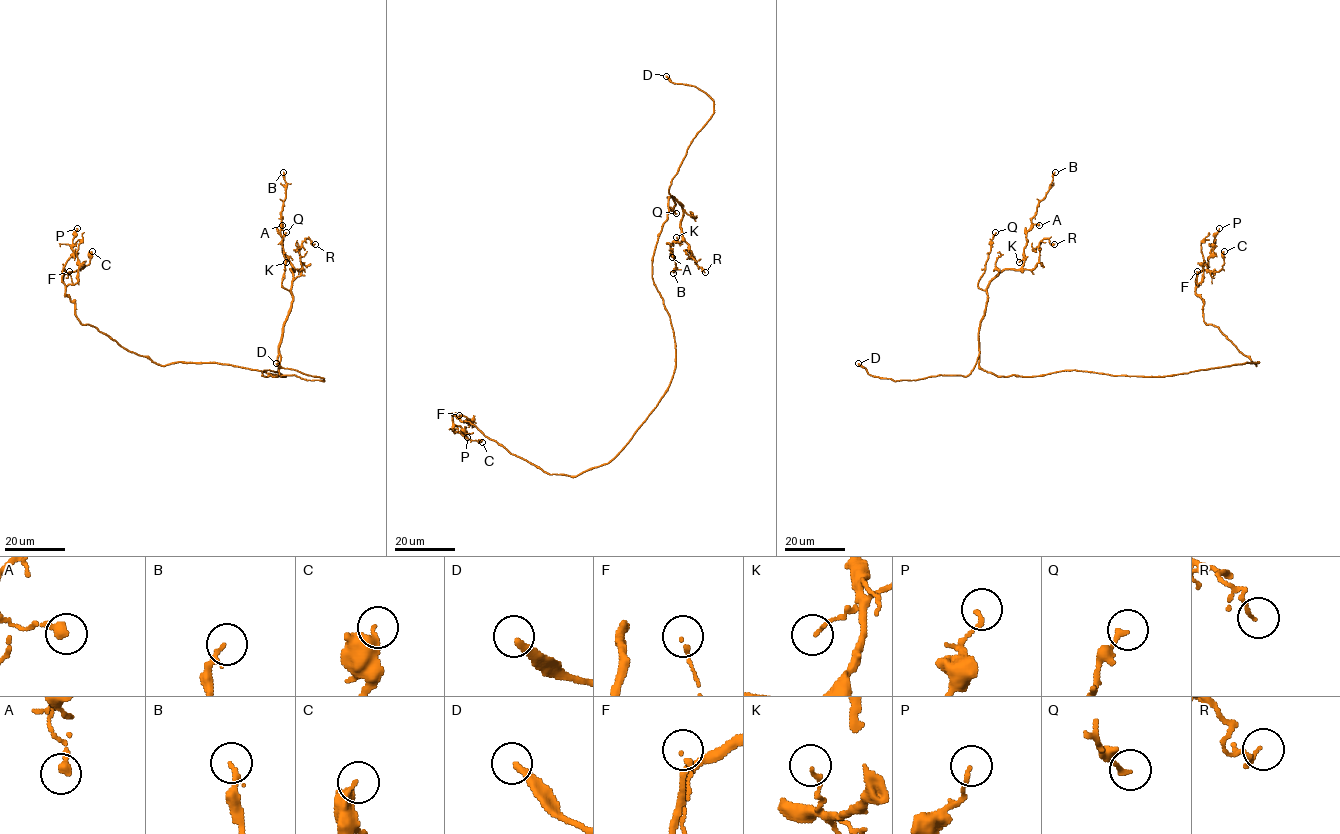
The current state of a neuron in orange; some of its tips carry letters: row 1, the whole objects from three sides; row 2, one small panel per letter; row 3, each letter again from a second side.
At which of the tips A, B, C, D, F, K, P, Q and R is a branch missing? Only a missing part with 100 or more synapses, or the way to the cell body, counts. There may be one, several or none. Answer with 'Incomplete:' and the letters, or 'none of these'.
Incomplete: D

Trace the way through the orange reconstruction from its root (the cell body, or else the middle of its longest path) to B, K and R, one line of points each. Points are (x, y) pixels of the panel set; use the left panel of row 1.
B: (285, 376), (270, 370), (262, 375), (278, 375), (278, 345), (292, 300), (292, 266), (280, 233), (283, 172)
K: (285, 376), (262, 371), (264, 376), (278, 375), (278, 345), (292, 300), (292, 266), (286, 262)
R: (285, 376), (262, 371), (278, 375), (291, 269), (301, 267), (305, 239), (315, 244)

